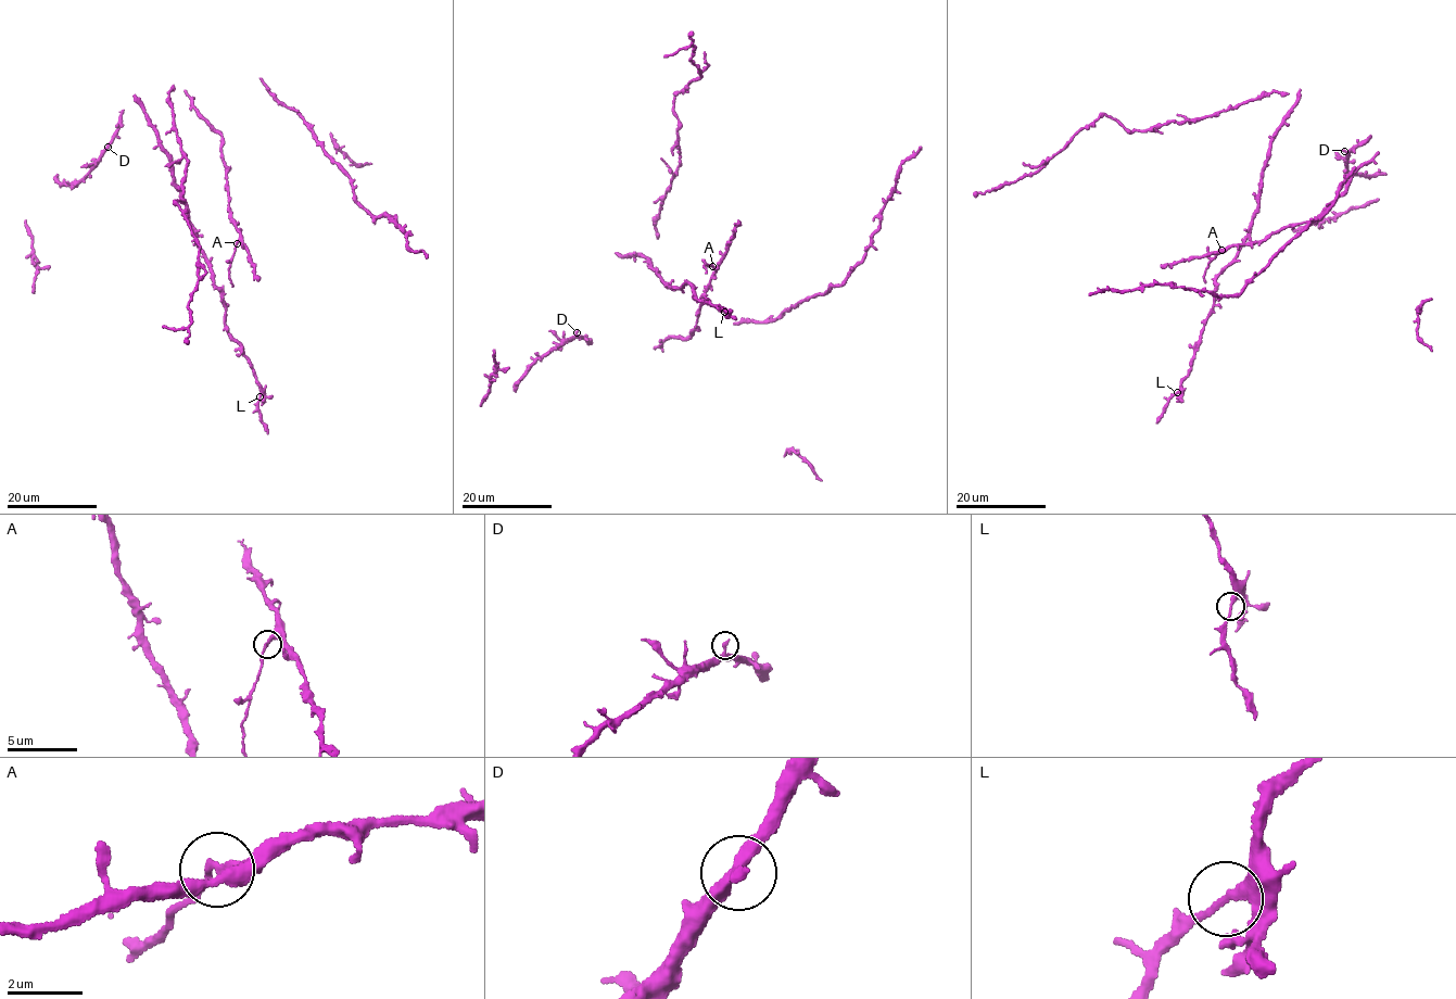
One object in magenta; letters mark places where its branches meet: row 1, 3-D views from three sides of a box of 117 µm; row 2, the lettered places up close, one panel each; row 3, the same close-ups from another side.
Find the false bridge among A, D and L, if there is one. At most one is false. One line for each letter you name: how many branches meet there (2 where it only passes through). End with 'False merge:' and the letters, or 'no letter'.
A: branches 2
False merge: A

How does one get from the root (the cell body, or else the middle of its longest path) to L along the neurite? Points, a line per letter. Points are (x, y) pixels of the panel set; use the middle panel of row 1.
L: (686, 283), (692, 286), (694, 299), (708, 302), (724, 312)

